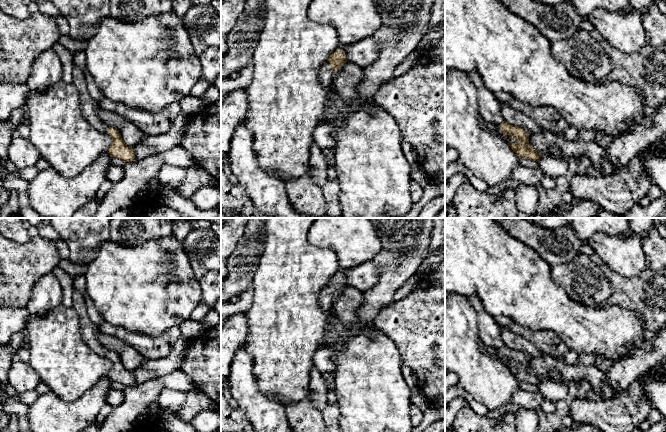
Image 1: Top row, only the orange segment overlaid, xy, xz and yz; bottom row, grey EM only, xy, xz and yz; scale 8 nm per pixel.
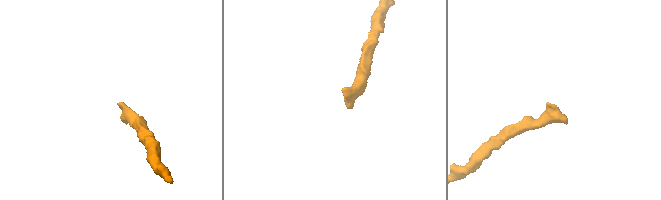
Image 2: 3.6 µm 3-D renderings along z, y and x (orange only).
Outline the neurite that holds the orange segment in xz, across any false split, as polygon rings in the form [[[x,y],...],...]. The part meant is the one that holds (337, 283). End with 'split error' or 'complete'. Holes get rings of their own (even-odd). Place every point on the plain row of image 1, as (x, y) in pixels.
[[[340,273],[333,276],[319,293],[321,307],[326,311],[333,309],[337,296],[346,286],[345,276]]] | split error

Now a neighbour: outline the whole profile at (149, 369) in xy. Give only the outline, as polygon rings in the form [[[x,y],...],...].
[[[181,336],[174,348],[165,358],[156,360],[145,360],[133,373],[135,384],[141,385],[155,377],[168,375],[180,368],[184,361],[184,355],[192,339]]]

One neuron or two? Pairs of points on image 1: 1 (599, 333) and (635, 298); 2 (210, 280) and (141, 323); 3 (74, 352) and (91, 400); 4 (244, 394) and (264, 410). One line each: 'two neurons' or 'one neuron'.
1: two neurons
2: two neurons
3: two neurons
4: one neuron

